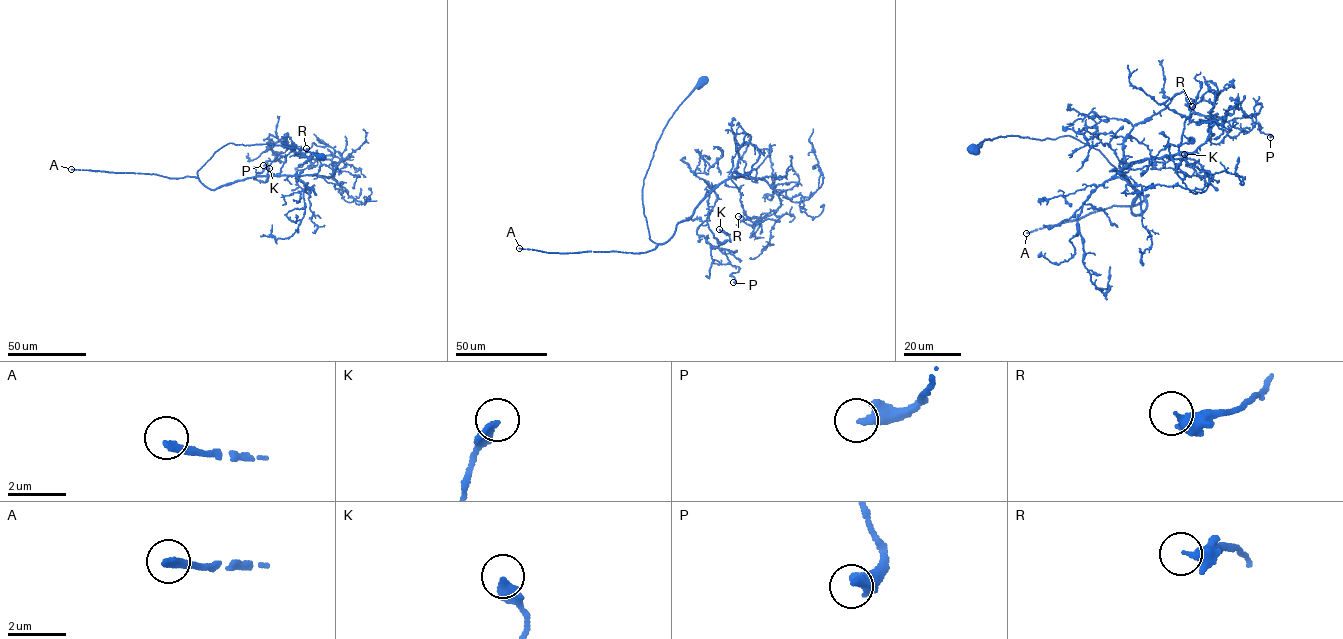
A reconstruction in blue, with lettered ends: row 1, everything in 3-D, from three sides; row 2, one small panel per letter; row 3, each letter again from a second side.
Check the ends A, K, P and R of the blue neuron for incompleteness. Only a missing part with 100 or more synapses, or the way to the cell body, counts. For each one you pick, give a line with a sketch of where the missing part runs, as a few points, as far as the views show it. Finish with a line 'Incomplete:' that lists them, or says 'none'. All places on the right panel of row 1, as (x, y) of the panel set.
Incomplete: A

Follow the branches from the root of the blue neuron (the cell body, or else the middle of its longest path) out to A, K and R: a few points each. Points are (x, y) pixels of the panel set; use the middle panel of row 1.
A: (703, 82), (668, 122), (644, 178), (643, 213), (650, 238), (657, 246), (635, 253), (563, 253), (519, 248)
K: (703, 82), (657, 143), (643, 213), (664, 243), (715, 185), (707, 222), (728, 240), (719, 229)
R: (703, 82), (644, 178), (650, 238), (669, 239), (731, 177), (764, 179), (780, 199), (754, 224), (738, 216)

